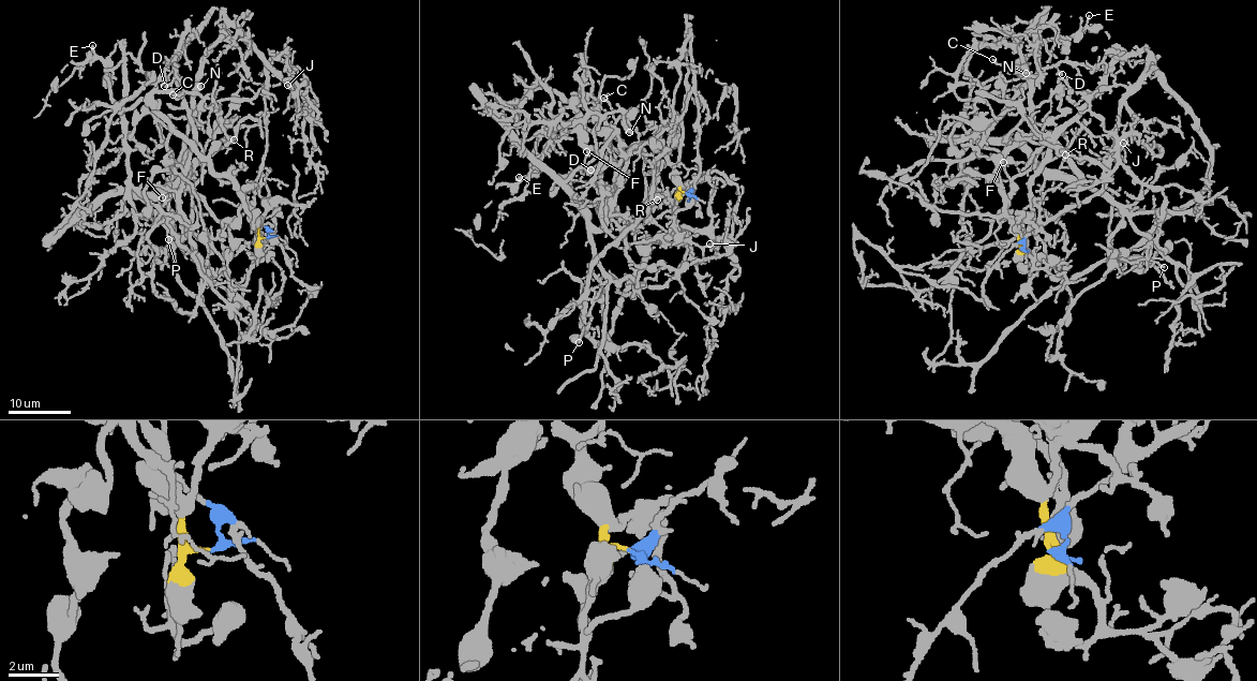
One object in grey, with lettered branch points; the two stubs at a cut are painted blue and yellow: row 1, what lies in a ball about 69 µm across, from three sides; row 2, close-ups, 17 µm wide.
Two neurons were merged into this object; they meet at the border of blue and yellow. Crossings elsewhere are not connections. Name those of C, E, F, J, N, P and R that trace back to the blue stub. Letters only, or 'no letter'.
J

